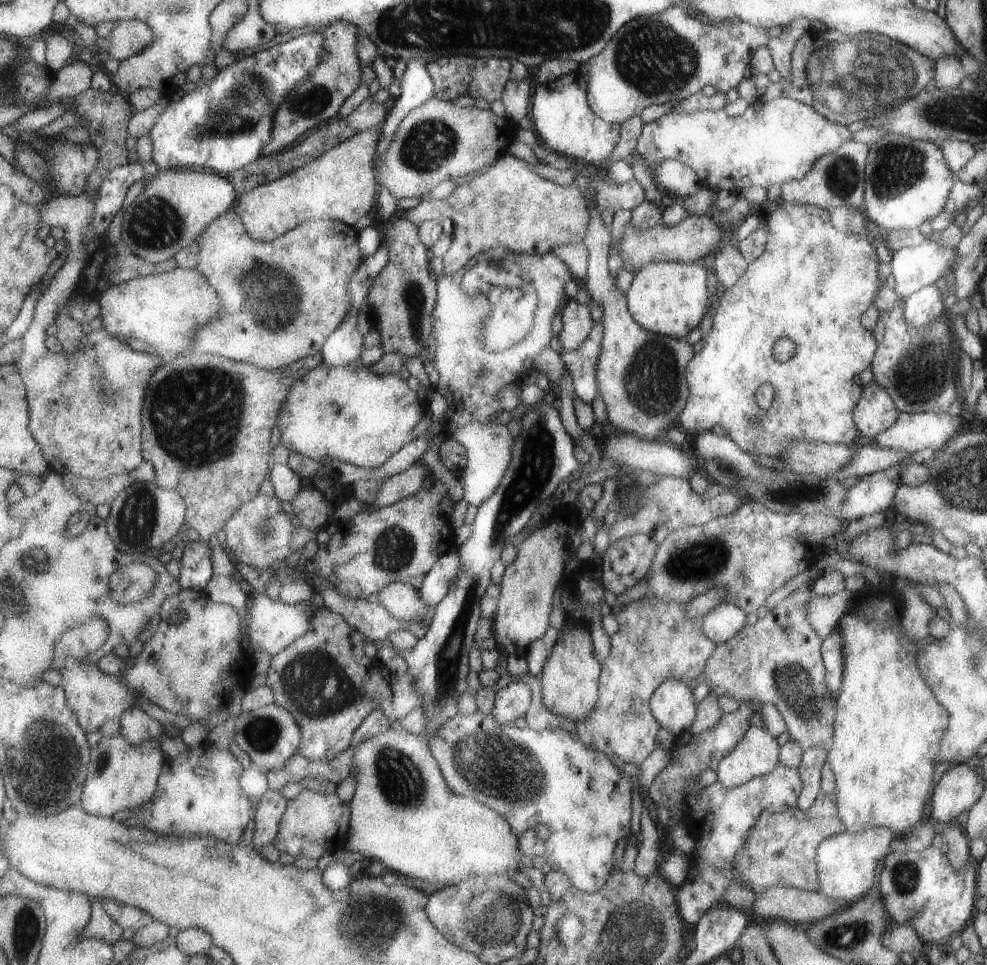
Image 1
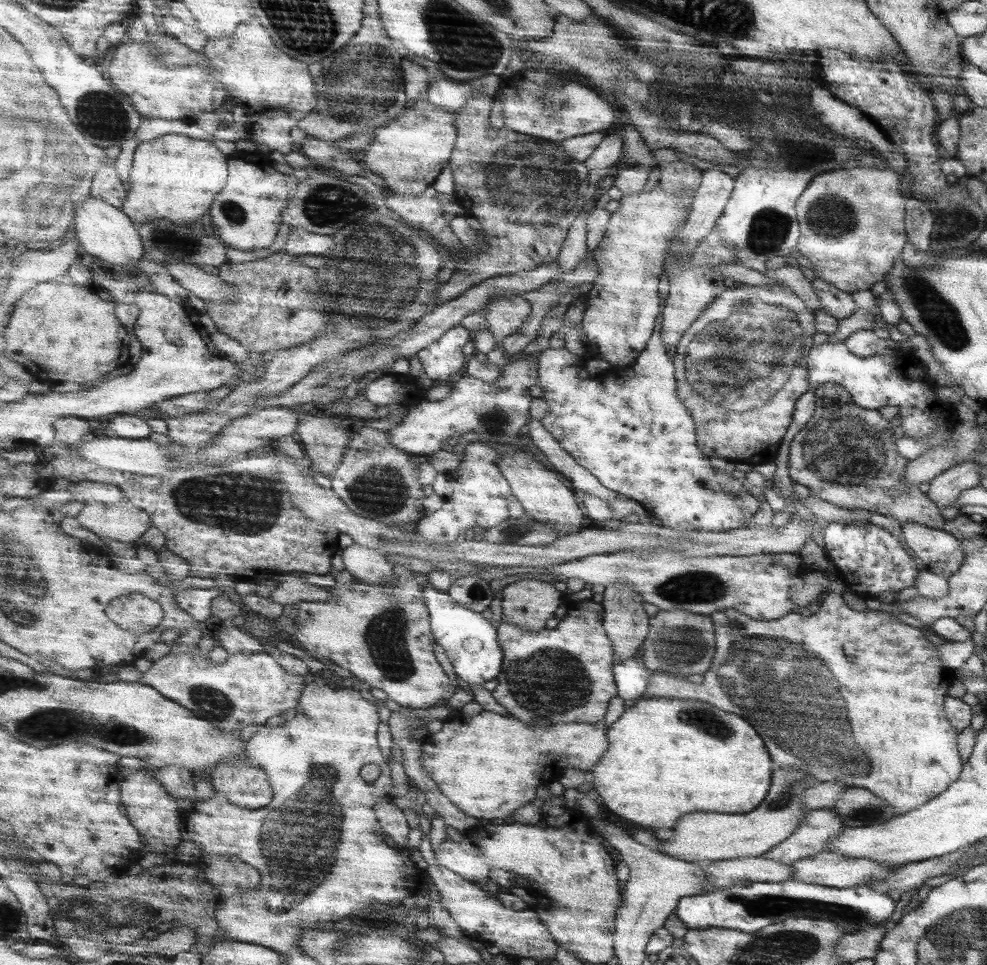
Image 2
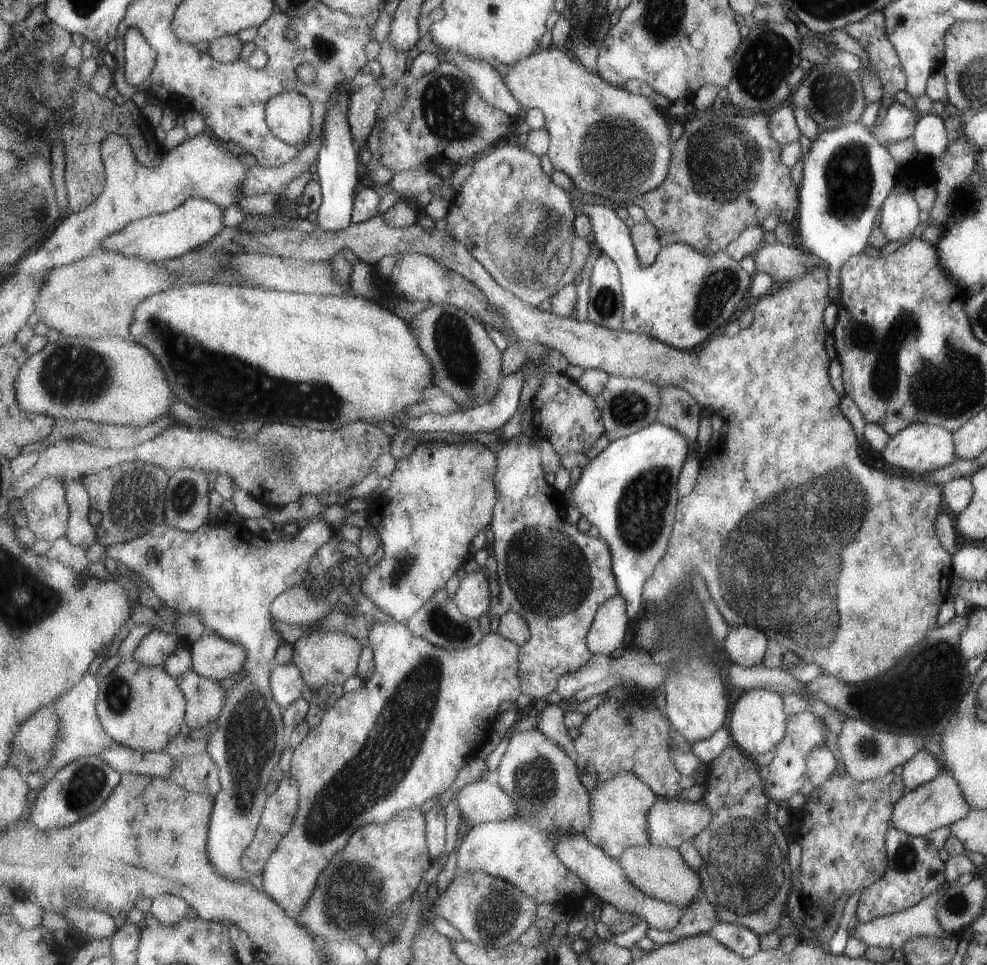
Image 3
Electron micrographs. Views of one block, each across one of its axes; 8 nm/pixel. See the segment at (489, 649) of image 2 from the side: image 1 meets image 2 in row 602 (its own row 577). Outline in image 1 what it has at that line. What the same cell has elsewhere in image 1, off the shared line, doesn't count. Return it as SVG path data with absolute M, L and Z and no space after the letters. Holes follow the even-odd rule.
M459 548L453 554L443 556L437 564L435 570L431 570L431 574L427 574L423 586L419 588L419 596L433 606L433 610L439 606L439 602L443 602L443 598L447 598L457 574L461 568L461 556L459 556Z

